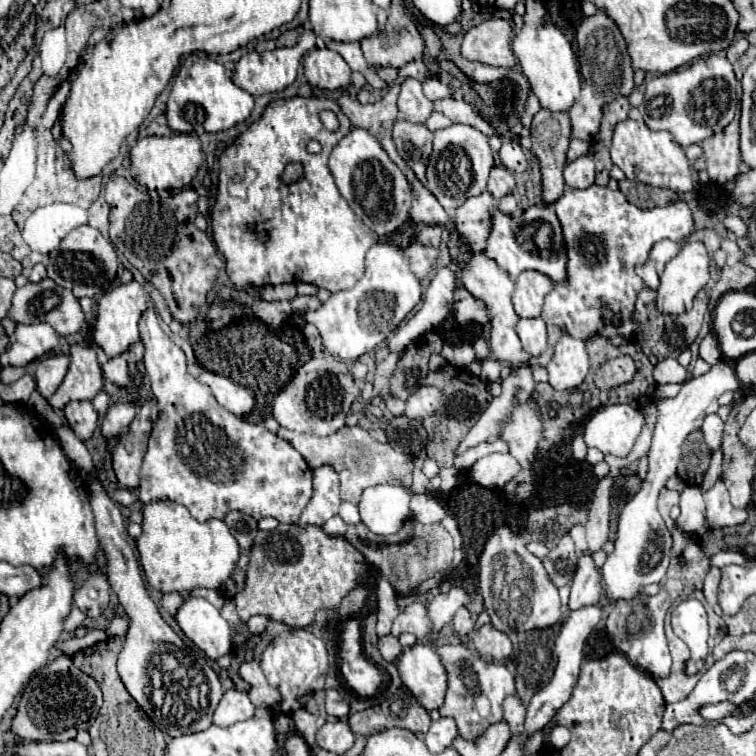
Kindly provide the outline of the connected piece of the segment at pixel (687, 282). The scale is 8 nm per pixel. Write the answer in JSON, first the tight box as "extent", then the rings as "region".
{"extent":[657,241,711,315],"region":[[[691,241],[681,247],[677,257],[673,257],[667,263],[665,273],[661,277],[661,285],[657,289],[657,307],[661,313],[675,315],[675,313],[685,313],[687,309],[691,309],[697,291],[701,291],[709,281],[709,261],[711,257],[707,253],[707,247],[701,241]]]}

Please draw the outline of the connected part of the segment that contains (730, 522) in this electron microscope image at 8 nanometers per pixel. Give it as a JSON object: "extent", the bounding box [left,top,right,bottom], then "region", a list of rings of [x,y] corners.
{"extent":[703,481,747,529],"region":[[[717,481],[709,491],[703,493],[707,503],[707,519],[713,529],[733,527],[747,521],[745,509],[735,509],[729,501],[729,493],[723,485],[723,481]]]}

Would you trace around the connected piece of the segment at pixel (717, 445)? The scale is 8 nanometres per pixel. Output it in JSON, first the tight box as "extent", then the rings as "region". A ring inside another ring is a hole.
{"extent":[701,415,723,453],"region":[[[707,415],[705,423],[701,427],[703,435],[705,435],[705,443],[711,449],[711,453],[721,449],[721,435],[723,435],[723,421],[719,415]]]}

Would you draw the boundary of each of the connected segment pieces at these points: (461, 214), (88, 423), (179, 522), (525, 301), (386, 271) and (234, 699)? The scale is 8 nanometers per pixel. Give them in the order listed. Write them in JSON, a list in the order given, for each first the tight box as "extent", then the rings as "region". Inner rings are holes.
[{"extent":[453,191,495,251],"region":[[[483,191],[479,197],[467,197],[459,209],[455,209],[453,221],[459,233],[469,241],[471,251],[481,251],[487,245],[487,235],[491,229],[491,211],[495,209],[495,199],[491,193]]]},{"extent":[65,401,97,441],"region":[[[71,401],[65,407],[65,419],[81,441],[87,441],[97,427],[97,413],[89,401]]]},{"extent":[137,501,239,599],"region":[[[155,501],[143,507],[143,535],[137,539],[137,549],[149,585],[161,593],[177,591],[183,599],[197,587],[219,589],[239,561],[239,543],[221,519],[199,523],[173,501]]]},{"extent":[513,271,553,317],"region":[[[523,271],[515,281],[513,305],[519,317],[539,317],[545,295],[553,289],[553,281],[535,271]]]},{"extent":[293,243,423,361],"region":[[[375,243],[365,257],[365,275],[347,291],[333,293],[317,311],[295,311],[293,317],[301,317],[319,329],[323,339],[323,351],[343,361],[355,361],[367,351],[375,349],[387,339],[391,331],[407,317],[409,311],[421,301],[423,283],[417,279],[409,263],[403,257],[403,249],[391,243]]]},{"extent":[213,689,255,727],"region":[[[231,689],[221,697],[221,701],[213,713],[213,723],[217,727],[229,727],[237,721],[249,719],[253,713],[255,713],[255,705],[251,703],[249,695],[237,691],[237,689]]]}]

